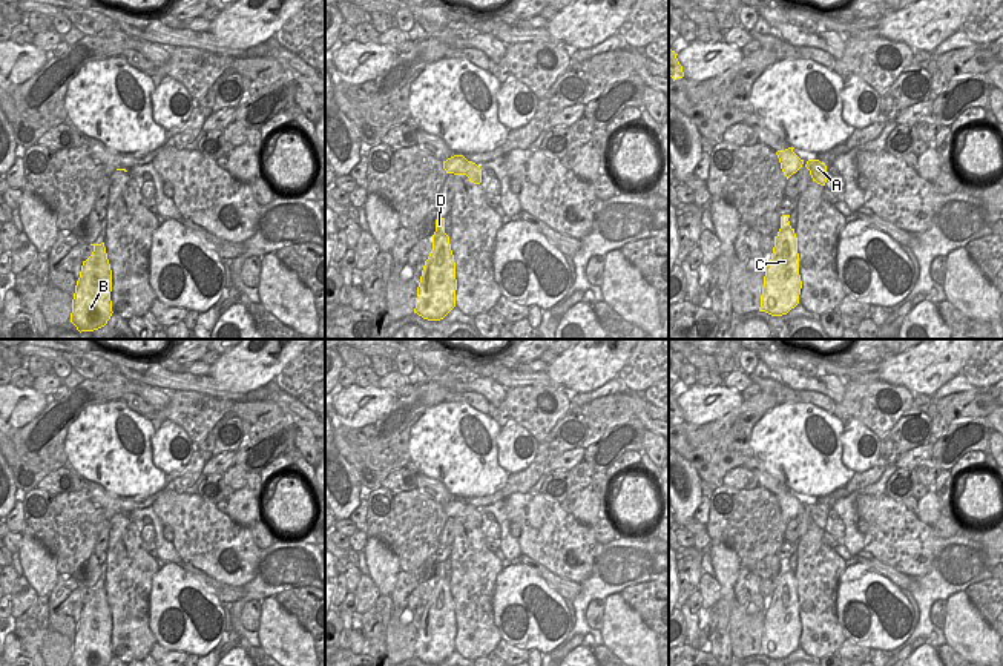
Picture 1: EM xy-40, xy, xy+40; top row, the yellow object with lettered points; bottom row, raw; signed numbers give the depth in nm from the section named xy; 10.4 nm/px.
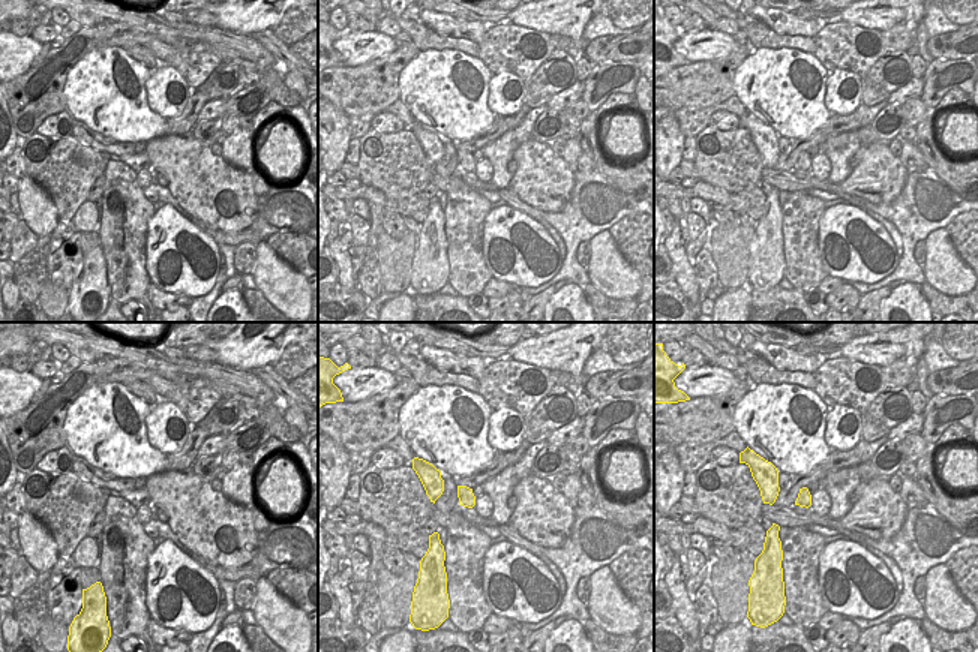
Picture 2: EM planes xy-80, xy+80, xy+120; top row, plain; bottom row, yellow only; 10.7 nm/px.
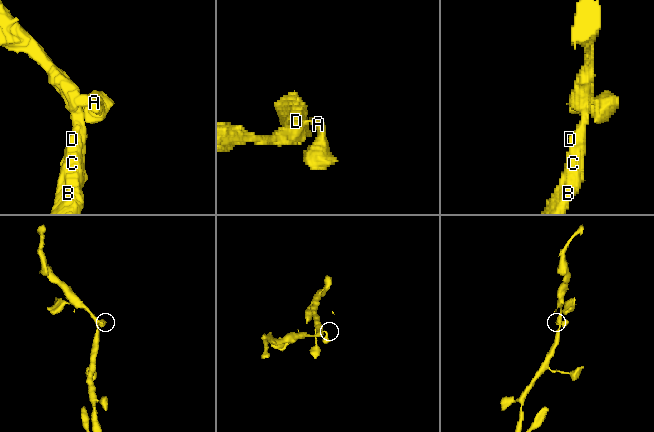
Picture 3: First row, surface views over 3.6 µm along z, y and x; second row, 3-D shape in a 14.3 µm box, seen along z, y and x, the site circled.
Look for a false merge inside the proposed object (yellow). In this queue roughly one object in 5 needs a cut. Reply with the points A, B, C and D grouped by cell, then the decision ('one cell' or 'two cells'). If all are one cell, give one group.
A B C D; one cell

